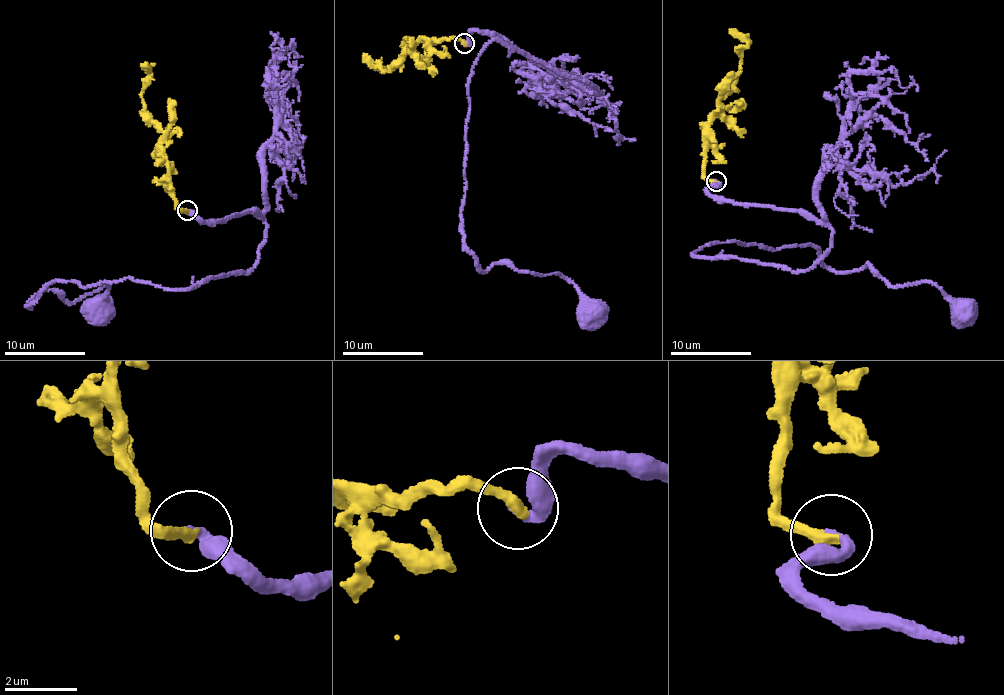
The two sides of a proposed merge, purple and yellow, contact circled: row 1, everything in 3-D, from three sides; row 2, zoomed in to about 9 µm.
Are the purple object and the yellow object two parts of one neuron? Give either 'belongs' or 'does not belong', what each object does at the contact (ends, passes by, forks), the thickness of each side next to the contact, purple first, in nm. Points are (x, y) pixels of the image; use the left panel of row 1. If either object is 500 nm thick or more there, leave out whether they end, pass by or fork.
belongs | purple ends | yellow ends | 360/360 nm

